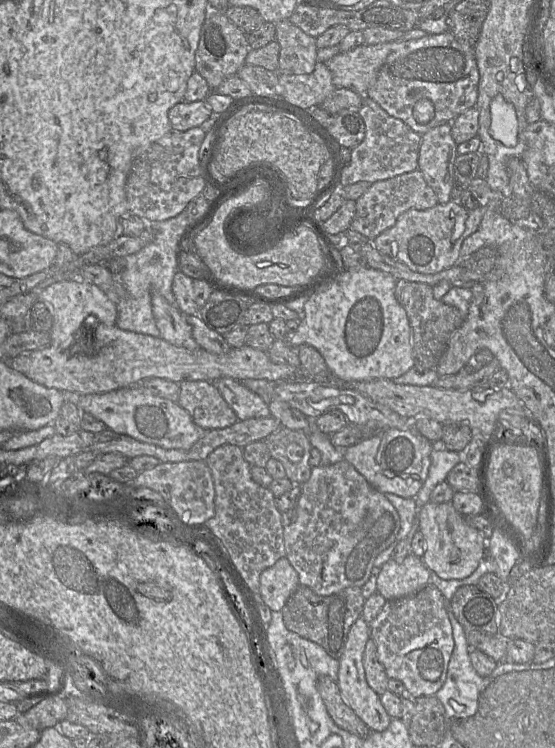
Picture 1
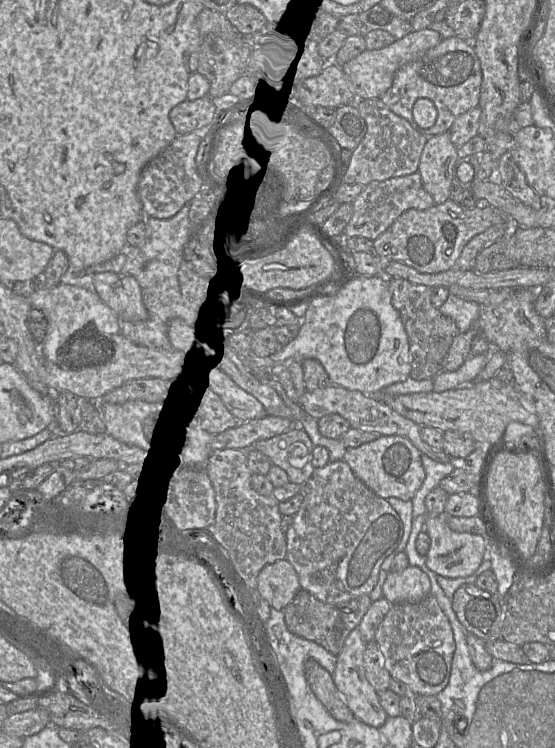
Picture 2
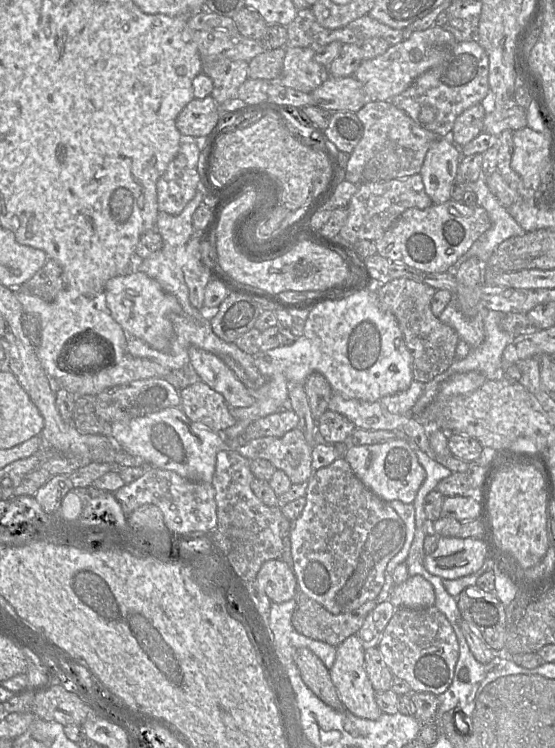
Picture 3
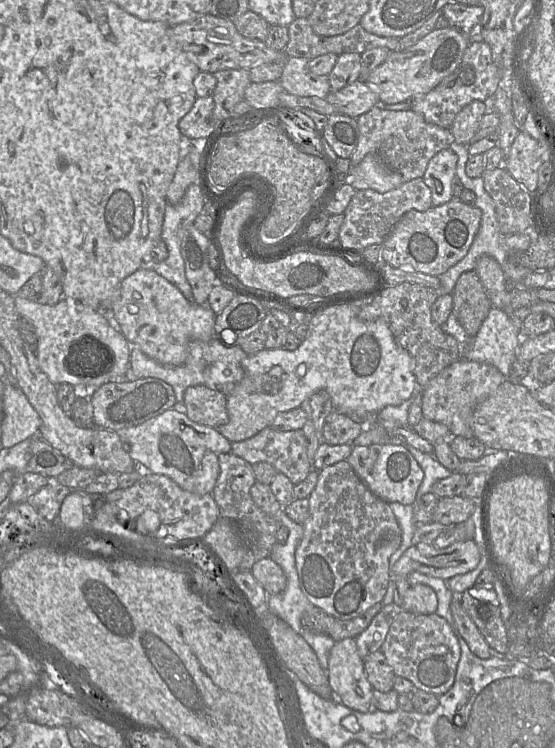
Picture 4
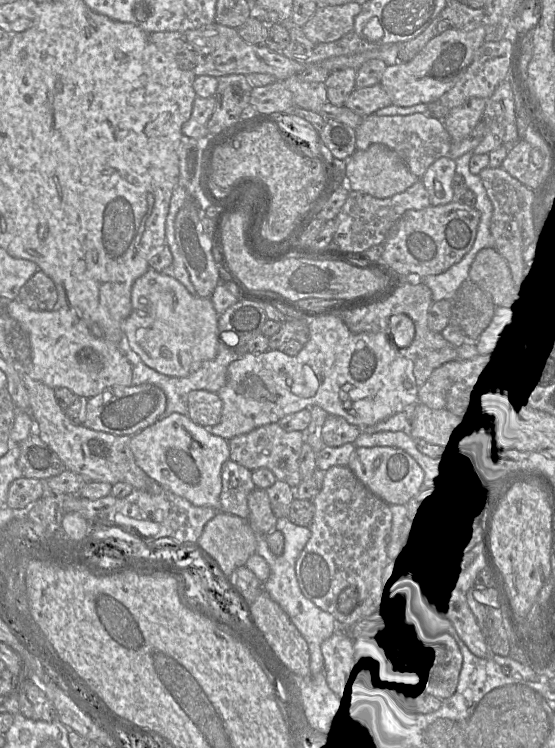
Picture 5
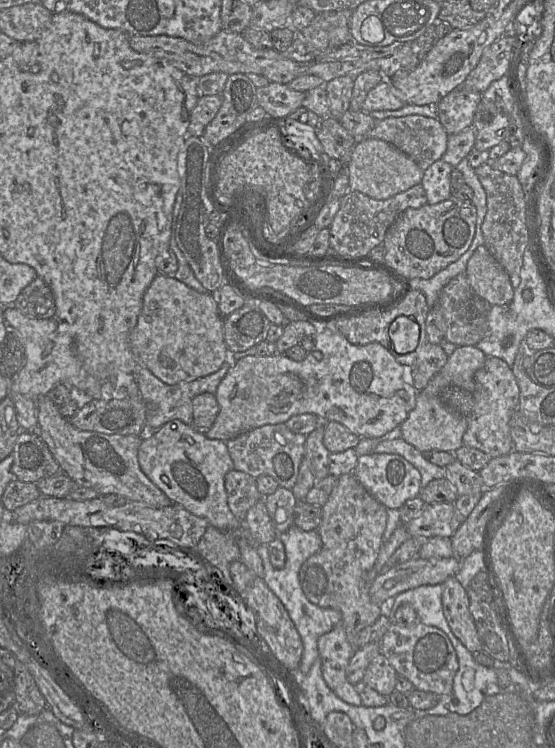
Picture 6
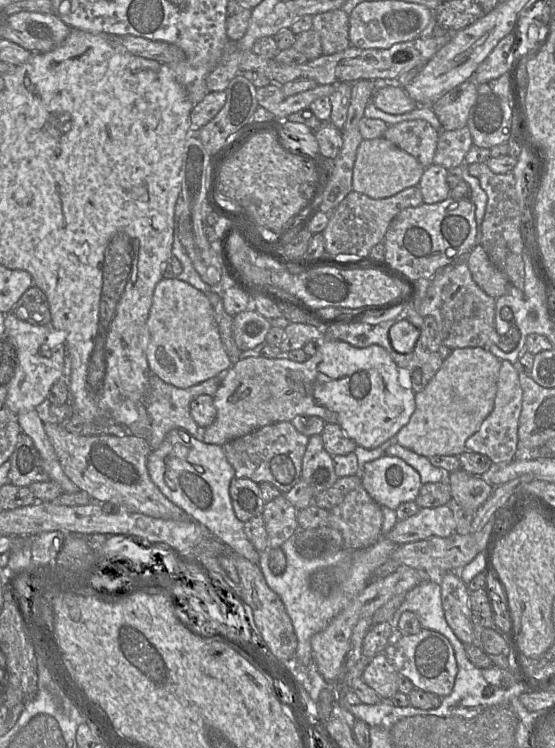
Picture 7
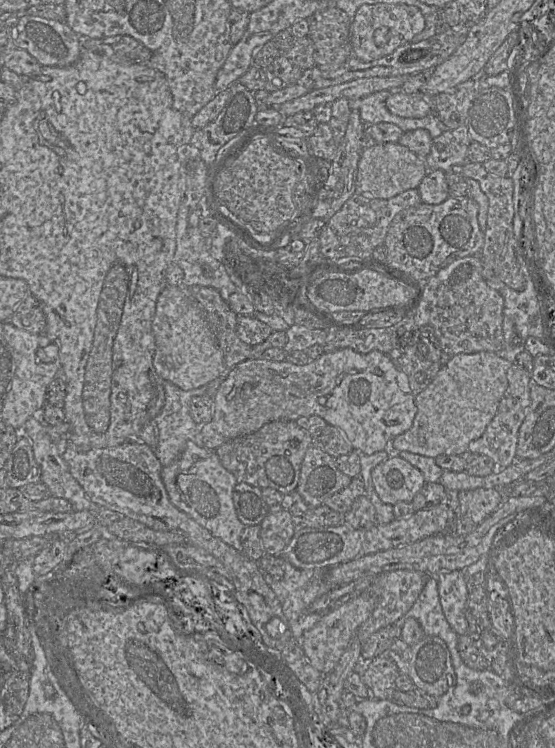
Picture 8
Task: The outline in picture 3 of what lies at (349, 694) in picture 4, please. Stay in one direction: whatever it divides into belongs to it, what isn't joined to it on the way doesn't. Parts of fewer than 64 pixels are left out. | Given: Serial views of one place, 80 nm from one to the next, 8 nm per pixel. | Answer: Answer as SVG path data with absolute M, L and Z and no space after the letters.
M357 634L336 647L336 658L330 676L345 709L369 720L378 719L382 711L375 699L375 690L365 670L365 649Z

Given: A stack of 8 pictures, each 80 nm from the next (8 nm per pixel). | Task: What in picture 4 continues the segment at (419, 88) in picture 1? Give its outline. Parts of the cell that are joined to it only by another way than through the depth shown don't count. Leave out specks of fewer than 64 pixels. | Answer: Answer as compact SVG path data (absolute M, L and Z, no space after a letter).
M485 41L471 42L458 68L427 94L411 99L411 110L422 115L426 122L450 129L456 115L465 106L474 100L484 102L490 98L501 79L502 70L493 61L490 46Z

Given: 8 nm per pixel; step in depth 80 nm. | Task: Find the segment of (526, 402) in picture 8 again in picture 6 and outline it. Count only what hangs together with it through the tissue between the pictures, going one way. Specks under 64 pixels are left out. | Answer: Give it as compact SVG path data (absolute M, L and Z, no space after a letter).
M488 356L484 366L475 373L476 390L473 405L467 415L467 429L462 437L463 445L481 450L495 458L514 451L509 421L519 411L520 389L512 368L502 359Z

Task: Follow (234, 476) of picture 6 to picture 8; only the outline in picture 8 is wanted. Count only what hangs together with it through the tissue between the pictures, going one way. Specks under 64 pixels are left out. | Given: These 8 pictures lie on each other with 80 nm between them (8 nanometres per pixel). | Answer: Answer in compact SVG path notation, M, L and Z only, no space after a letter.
M238 482L233 489L233 502L239 520L245 526L260 525L269 512L261 489Z

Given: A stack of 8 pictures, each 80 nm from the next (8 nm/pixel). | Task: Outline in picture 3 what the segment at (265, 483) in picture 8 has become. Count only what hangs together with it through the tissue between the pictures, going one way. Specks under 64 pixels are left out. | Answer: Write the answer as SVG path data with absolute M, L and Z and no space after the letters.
M294 428L280 437L253 439L236 451L249 460L262 458L270 461L276 469L285 472L292 484L300 484L308 482L314 472L312 450L303 432Z

